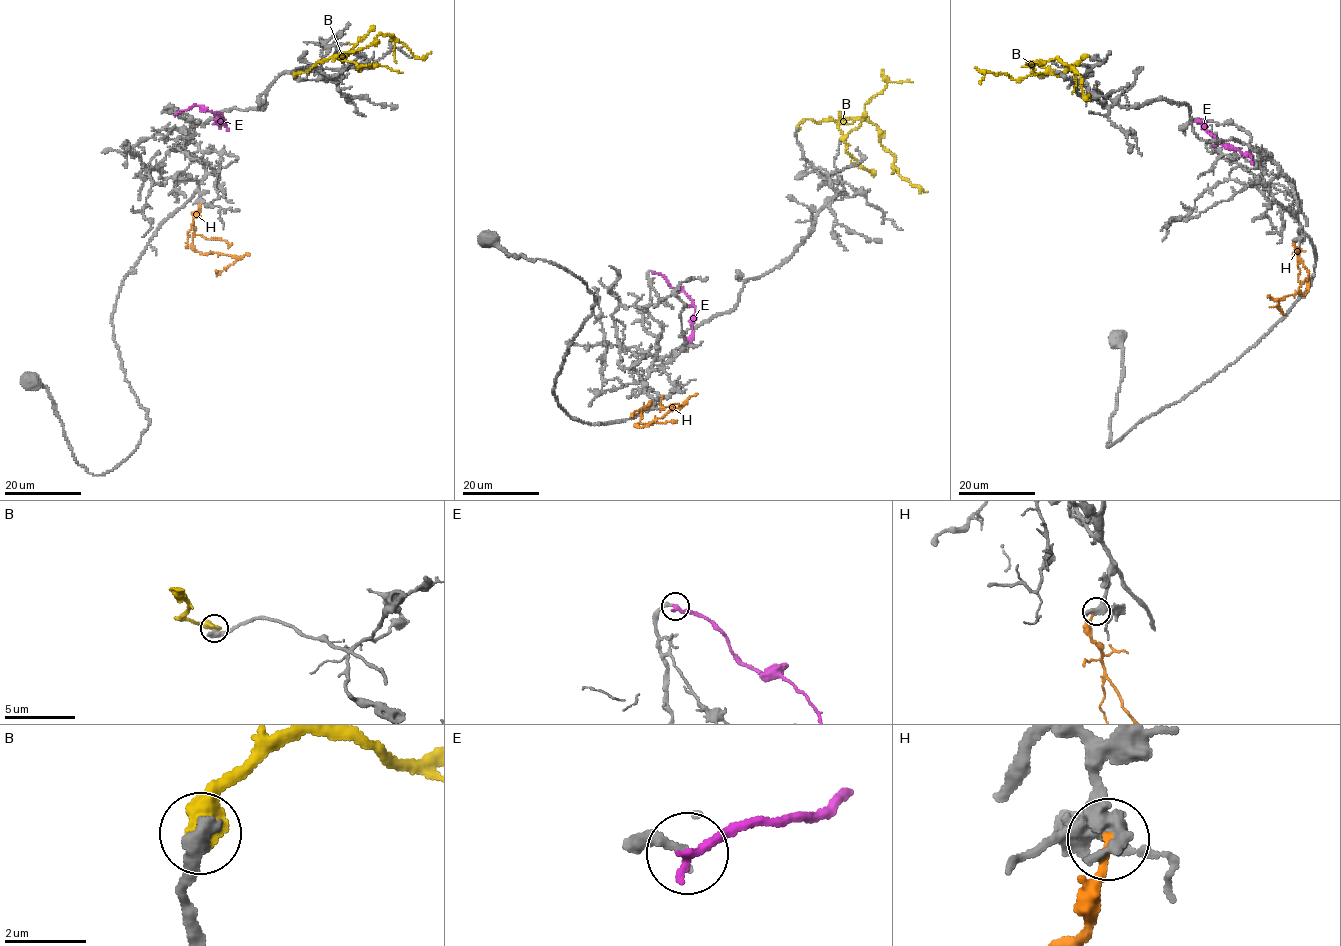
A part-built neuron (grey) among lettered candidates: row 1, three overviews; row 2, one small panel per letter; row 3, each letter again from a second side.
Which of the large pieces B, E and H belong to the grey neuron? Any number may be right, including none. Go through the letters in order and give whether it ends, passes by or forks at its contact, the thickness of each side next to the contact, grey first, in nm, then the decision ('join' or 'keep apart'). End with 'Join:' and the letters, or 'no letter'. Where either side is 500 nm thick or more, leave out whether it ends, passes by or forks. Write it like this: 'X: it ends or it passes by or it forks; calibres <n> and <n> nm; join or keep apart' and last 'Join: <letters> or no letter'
B: calibres 480 and 600 nm; keep apart
E: it ends; calibres 240 and 280 nm; keep apart
H: it ends; calibres 400 and 190 nm; join
Join: H

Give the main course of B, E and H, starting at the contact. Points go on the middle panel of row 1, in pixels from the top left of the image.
B: (797, 129), (806, 119), (867, 119), (877, 126), (880, 143), (894, 156), (894, 166), (902, 178), (927, 191)
E: (652, 271), (659, 273), (671, 287), (682, 290), (694, 306), (691, 341), (693, 344)
H: (652, 405), (641, 409), (637, 427), (648, 426), (682, 406), (663, 406), (660, 402), (663, 396)

